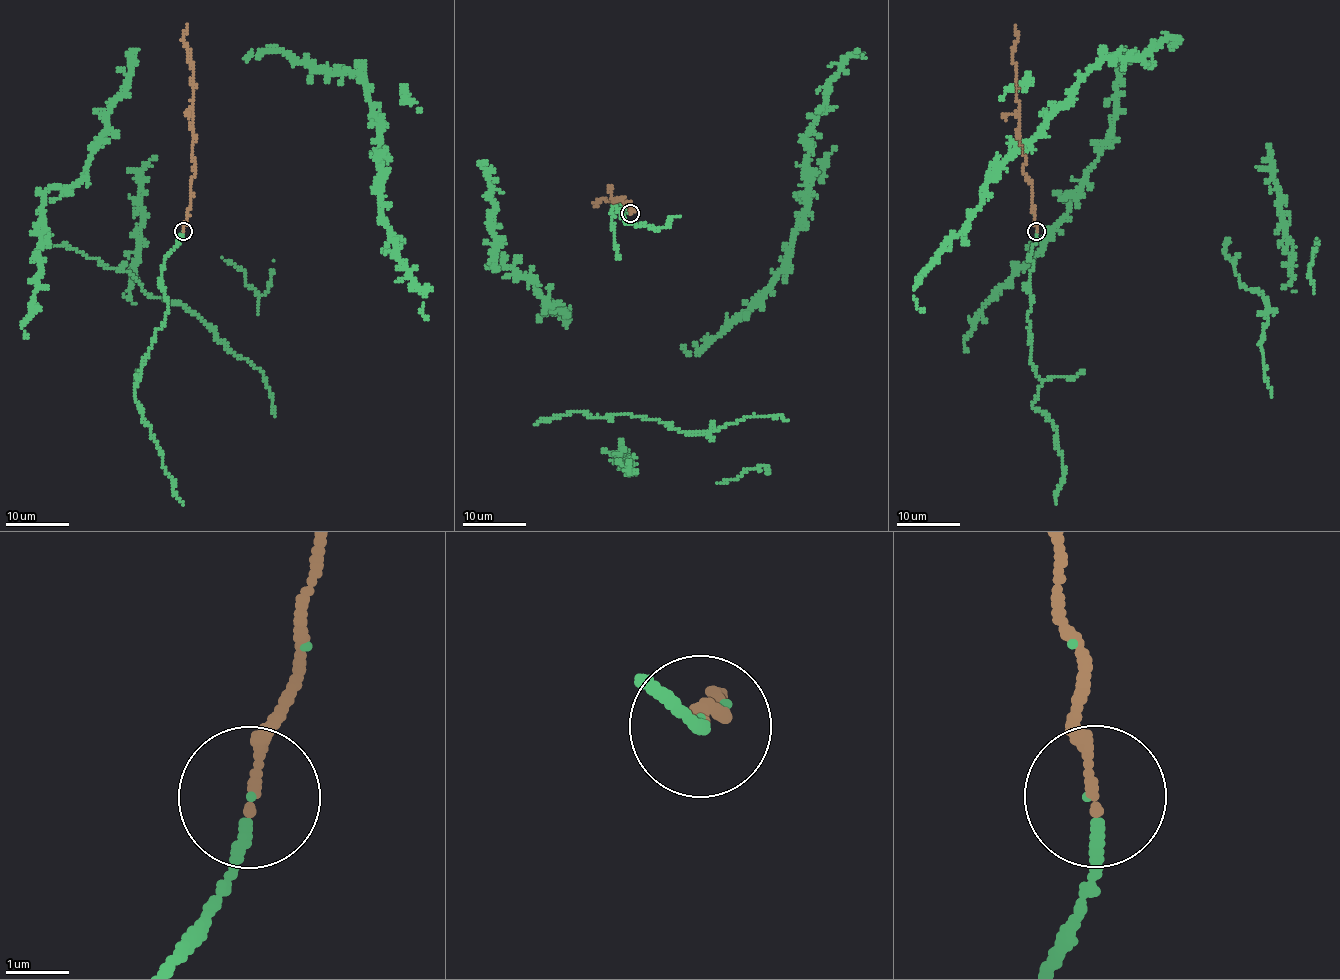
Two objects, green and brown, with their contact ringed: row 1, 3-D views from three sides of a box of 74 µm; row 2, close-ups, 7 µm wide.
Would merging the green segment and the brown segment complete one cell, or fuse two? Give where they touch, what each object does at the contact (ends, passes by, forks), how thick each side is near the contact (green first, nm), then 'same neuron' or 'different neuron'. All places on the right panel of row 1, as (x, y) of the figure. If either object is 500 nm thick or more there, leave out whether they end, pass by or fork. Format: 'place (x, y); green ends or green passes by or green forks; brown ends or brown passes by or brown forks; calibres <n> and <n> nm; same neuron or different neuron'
place (1036, 231); green ends; brown ends; calibres 150 and 140 nm; same neuron

